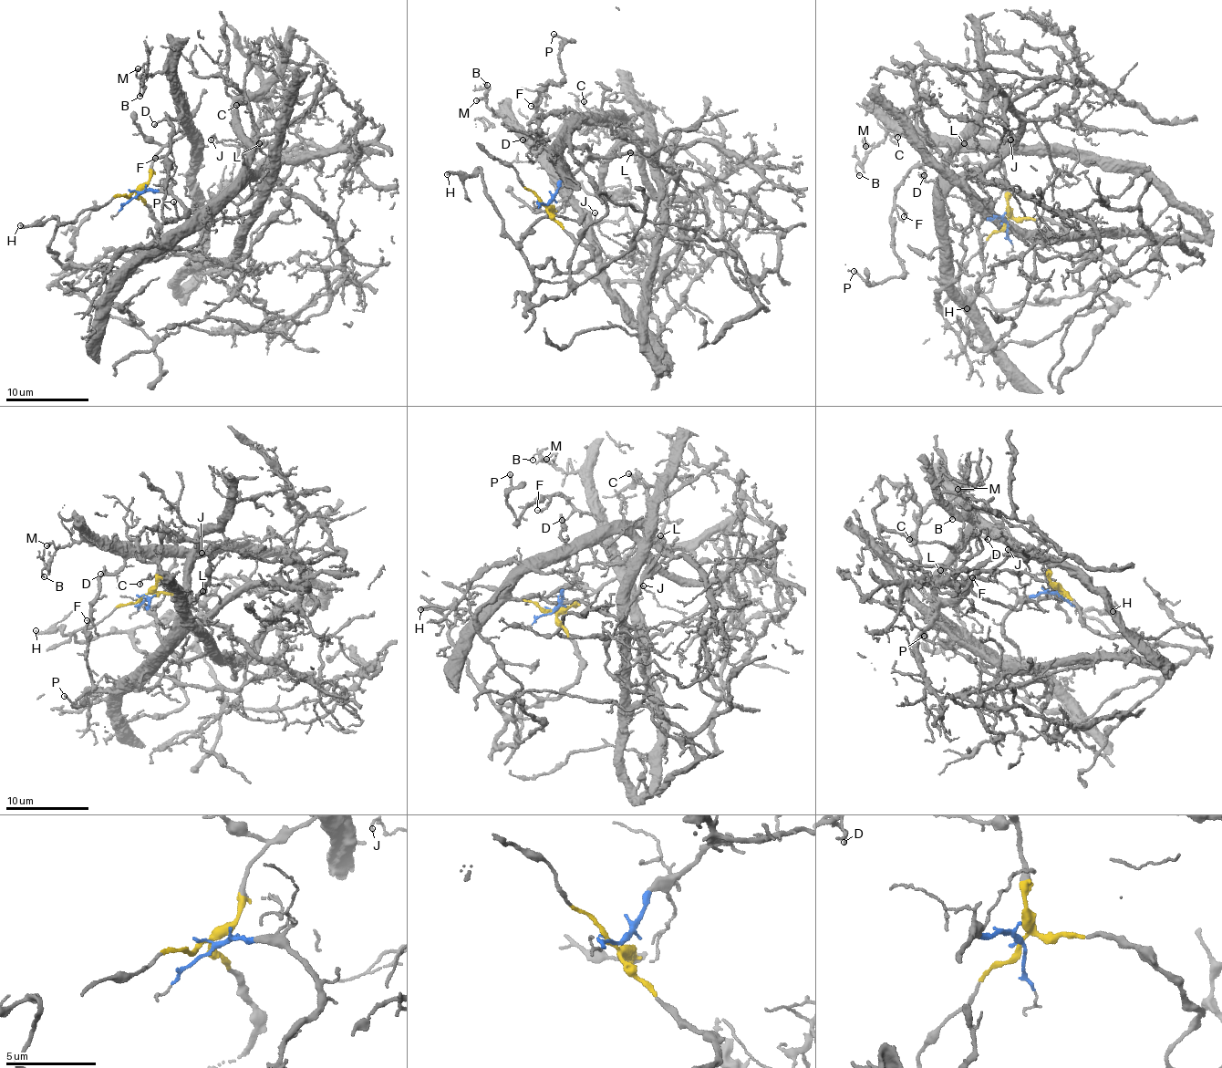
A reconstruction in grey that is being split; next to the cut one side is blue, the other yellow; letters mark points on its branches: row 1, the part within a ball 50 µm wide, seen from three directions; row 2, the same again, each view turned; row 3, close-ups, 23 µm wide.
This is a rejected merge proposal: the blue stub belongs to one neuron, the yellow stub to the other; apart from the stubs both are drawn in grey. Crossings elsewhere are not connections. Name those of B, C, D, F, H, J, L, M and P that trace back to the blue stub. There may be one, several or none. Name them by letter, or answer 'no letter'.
C, J, L

